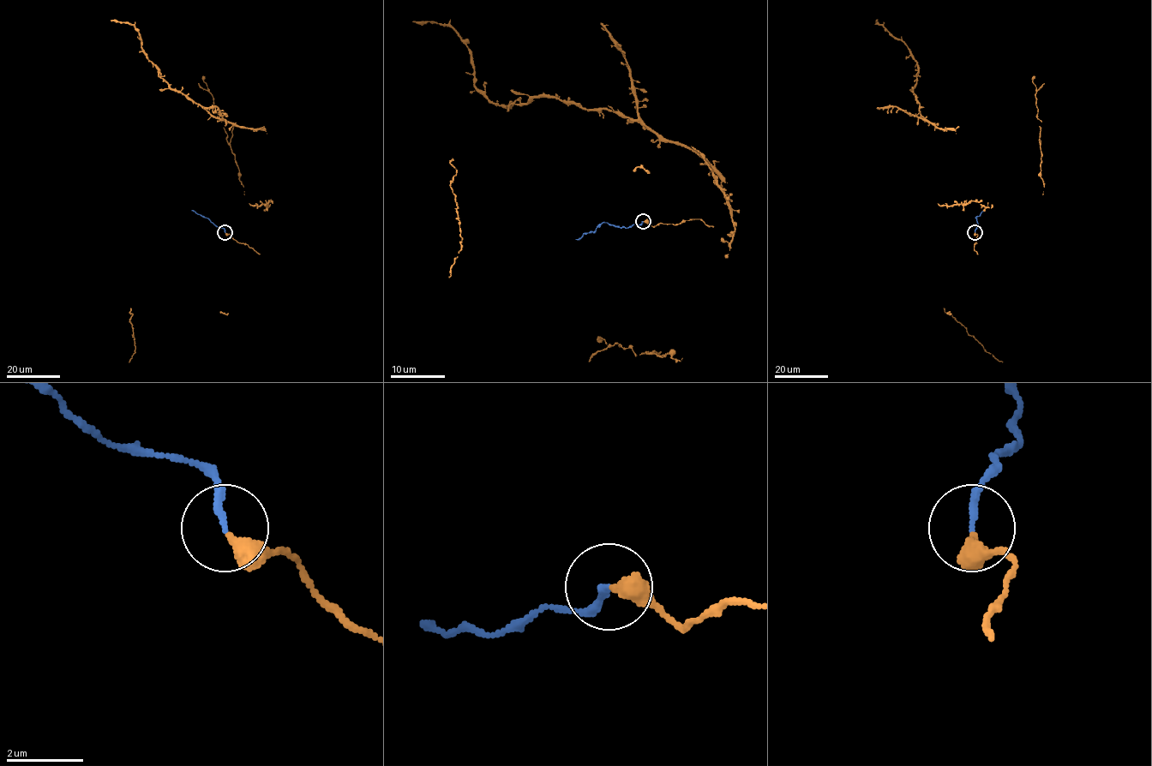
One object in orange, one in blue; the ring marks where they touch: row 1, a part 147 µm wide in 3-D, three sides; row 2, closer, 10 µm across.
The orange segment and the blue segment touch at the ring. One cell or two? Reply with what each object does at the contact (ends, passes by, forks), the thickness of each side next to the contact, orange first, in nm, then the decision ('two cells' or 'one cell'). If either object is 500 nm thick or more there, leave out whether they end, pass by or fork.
orange ends | blue ends | 400/180 nm | one cell

